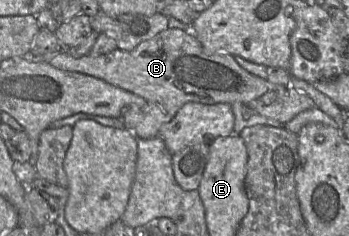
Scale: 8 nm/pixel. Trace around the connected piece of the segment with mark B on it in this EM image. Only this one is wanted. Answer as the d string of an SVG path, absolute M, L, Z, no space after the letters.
M168 28L152 39L141 42L132 50L117 48L108 54L97 57L85 55L74 58L64 49L58 53L49 53L41 57L35 57L29 52L23 58L28 61L46 62L60 70L93 76L143 98L145 100L144 106L130 105L125 107L120 116L125 128L133 132L135 137L141 139L159 136L161 126L171 121L179 109L188 102L208 105L240 102L253 108L261 116L274 119L282 124L289 122L299 113L316 107L314 101L308 95L298 91L291 84L274 84L267 79L253 75L243 69L232 55L207 54L191 31L186 32L180 29Z

